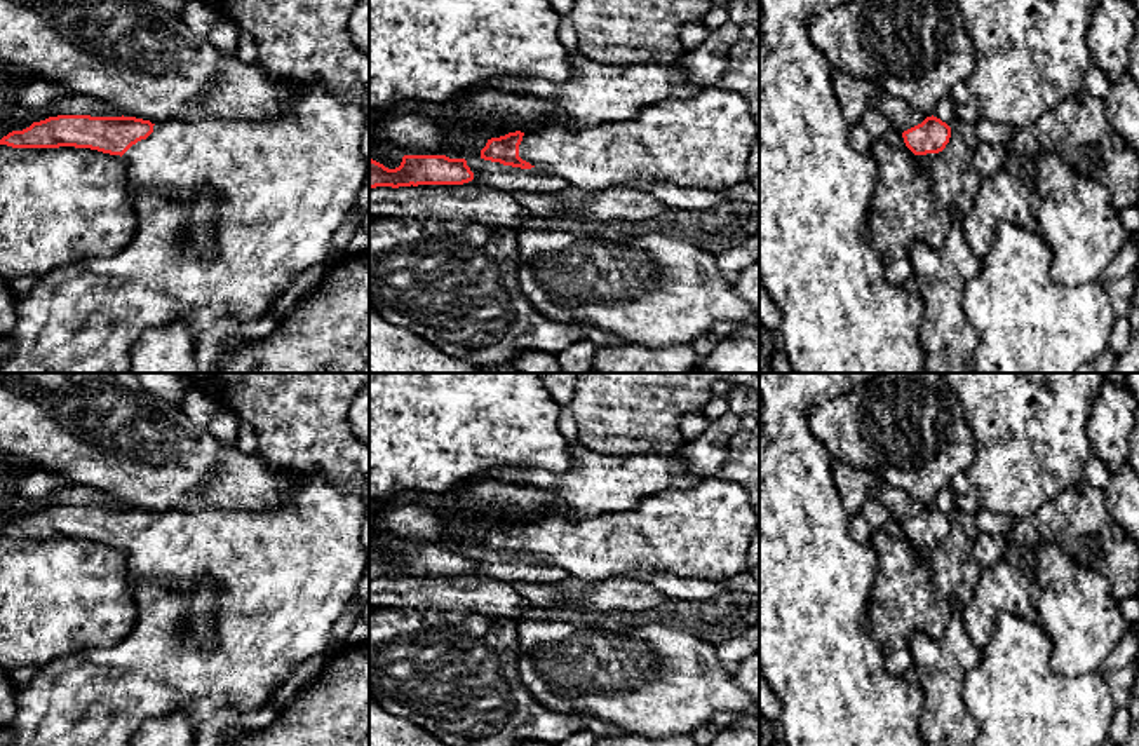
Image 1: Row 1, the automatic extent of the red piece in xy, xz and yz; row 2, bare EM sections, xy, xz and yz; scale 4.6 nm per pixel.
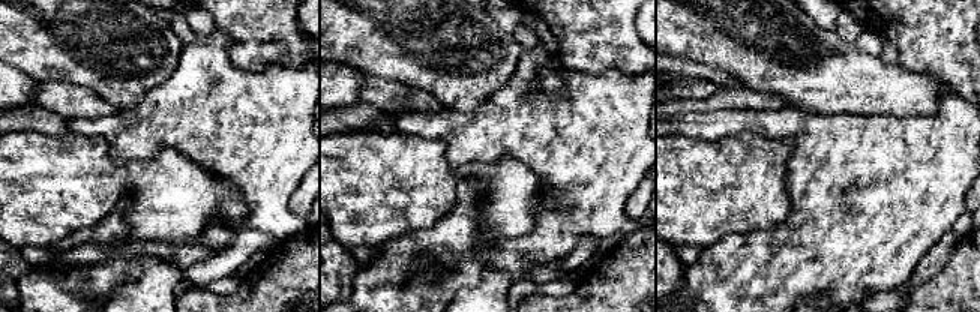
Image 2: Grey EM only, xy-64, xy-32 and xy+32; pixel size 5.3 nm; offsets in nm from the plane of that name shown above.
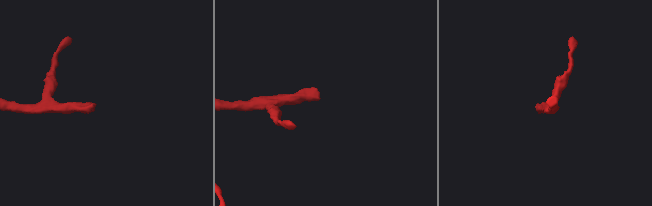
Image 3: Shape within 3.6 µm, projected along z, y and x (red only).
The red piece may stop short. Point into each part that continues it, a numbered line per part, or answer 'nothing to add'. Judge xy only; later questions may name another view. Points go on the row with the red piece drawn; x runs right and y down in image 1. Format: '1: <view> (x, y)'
1: xy (286, 183)

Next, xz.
1: xz (704, 142)

